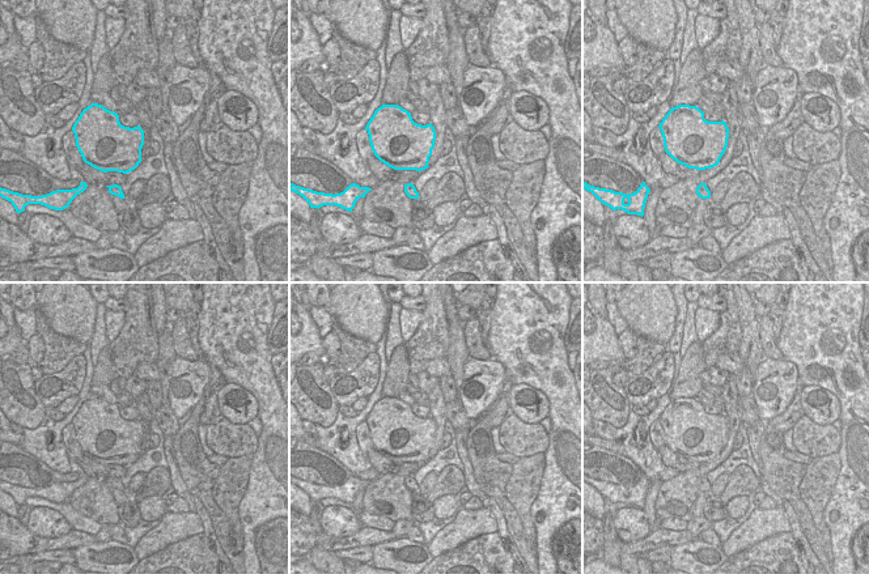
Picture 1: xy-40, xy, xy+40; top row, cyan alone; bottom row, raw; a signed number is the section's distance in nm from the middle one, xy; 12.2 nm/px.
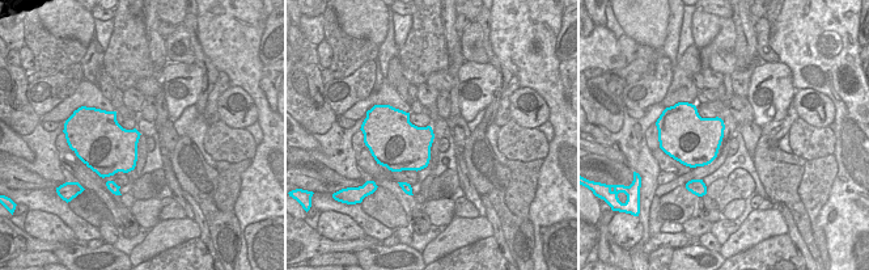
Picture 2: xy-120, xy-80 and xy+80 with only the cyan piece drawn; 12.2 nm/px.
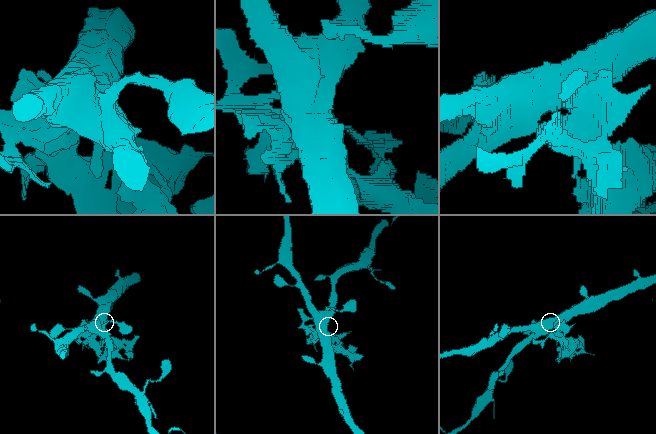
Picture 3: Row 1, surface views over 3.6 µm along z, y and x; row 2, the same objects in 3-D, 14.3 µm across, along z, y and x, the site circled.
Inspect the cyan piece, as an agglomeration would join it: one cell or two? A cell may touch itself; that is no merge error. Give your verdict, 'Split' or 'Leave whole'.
Split

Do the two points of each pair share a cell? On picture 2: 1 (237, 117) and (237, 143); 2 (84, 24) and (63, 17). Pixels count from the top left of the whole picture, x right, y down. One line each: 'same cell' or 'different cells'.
1: different cells
2: same cell

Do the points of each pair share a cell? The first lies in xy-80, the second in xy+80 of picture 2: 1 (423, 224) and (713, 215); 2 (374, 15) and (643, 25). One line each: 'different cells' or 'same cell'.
1: same cell
2: same cell

